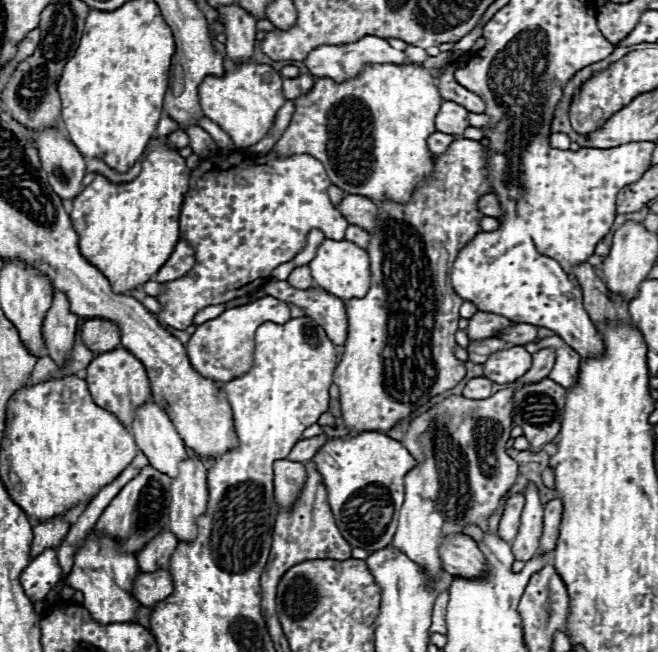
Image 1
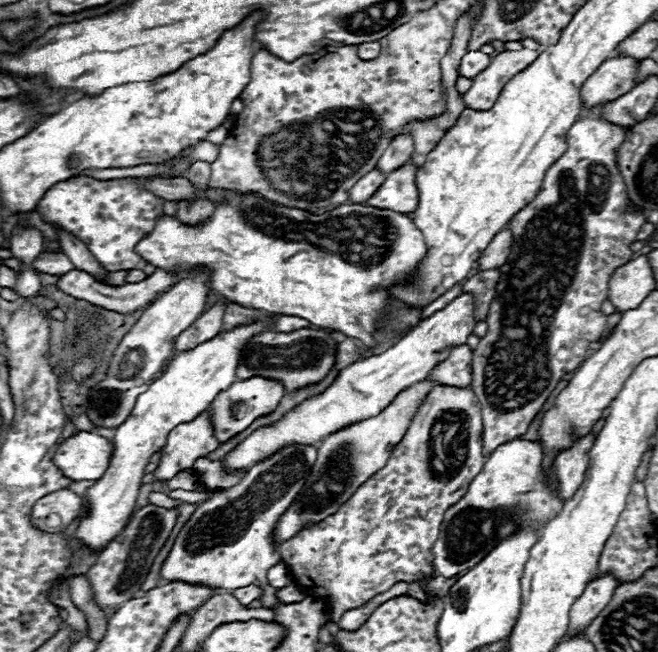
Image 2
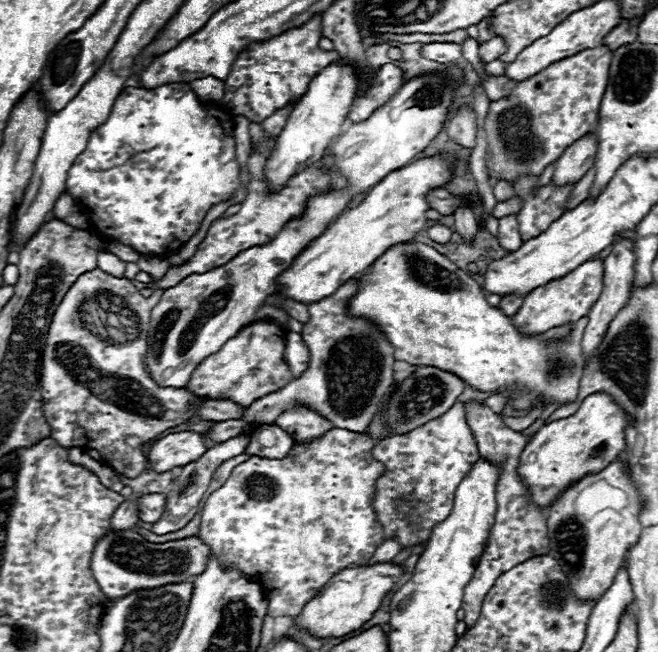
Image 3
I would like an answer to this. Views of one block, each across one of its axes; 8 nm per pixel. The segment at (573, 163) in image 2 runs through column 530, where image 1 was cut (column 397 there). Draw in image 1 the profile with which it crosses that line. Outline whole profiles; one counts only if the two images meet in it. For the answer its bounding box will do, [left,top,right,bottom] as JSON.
[334,138,492,430]

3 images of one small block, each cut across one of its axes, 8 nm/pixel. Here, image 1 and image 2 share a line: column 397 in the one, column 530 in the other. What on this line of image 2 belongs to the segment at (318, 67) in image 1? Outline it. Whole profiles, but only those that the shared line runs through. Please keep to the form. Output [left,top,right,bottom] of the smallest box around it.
[462,50,540,110]

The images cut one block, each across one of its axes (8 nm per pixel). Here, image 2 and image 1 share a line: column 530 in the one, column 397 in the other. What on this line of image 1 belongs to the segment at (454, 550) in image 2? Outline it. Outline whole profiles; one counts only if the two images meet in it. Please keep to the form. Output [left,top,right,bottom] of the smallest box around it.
[312,432,416,552]

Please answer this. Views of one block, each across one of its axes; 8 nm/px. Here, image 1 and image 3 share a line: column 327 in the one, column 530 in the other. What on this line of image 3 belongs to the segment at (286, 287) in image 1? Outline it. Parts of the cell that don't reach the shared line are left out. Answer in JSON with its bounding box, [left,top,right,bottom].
[512,260,604,334]

